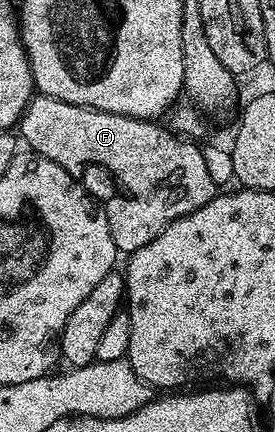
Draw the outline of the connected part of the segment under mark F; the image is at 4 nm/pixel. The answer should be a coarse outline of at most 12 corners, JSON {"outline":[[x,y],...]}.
{"outline":[[36,94],[18,136],[74,177],[103,209],[117,253],[206,206],[203,147],[160,122]]}

